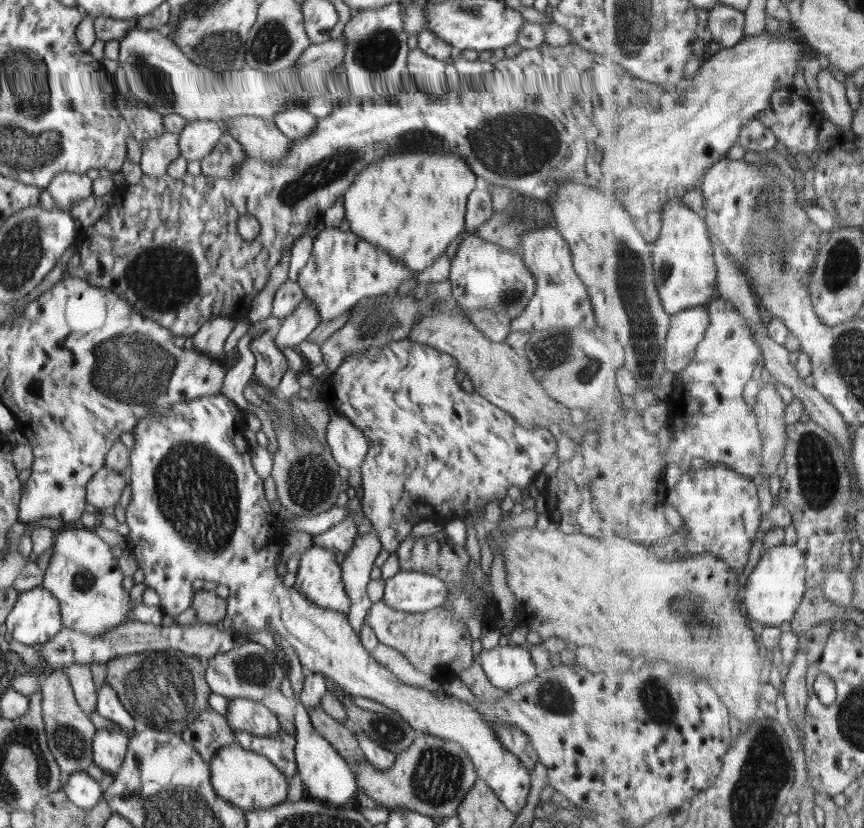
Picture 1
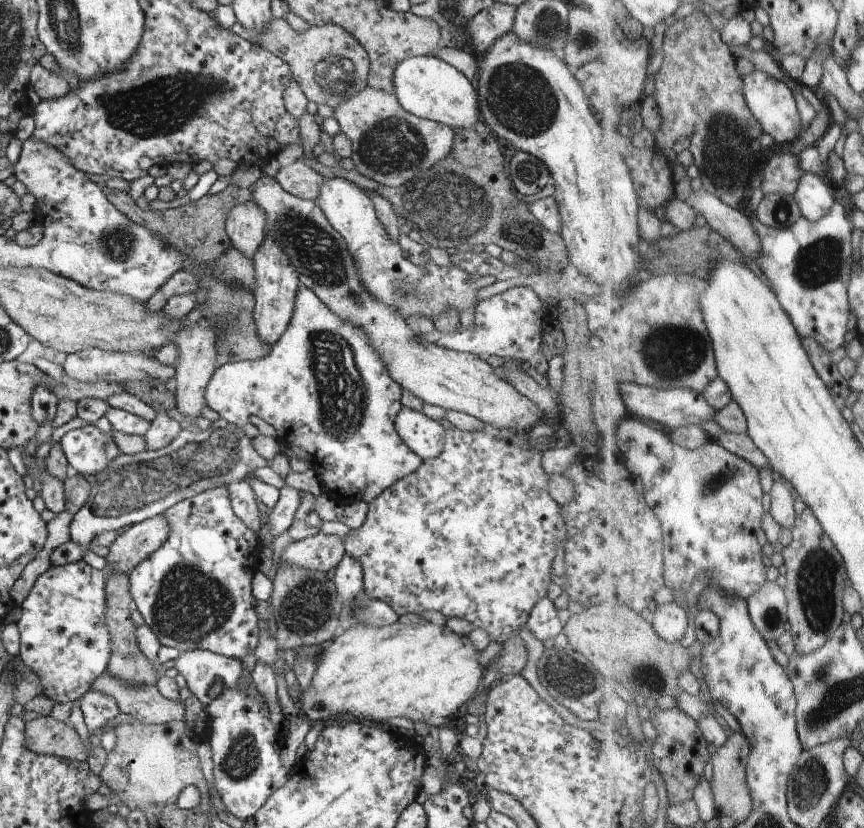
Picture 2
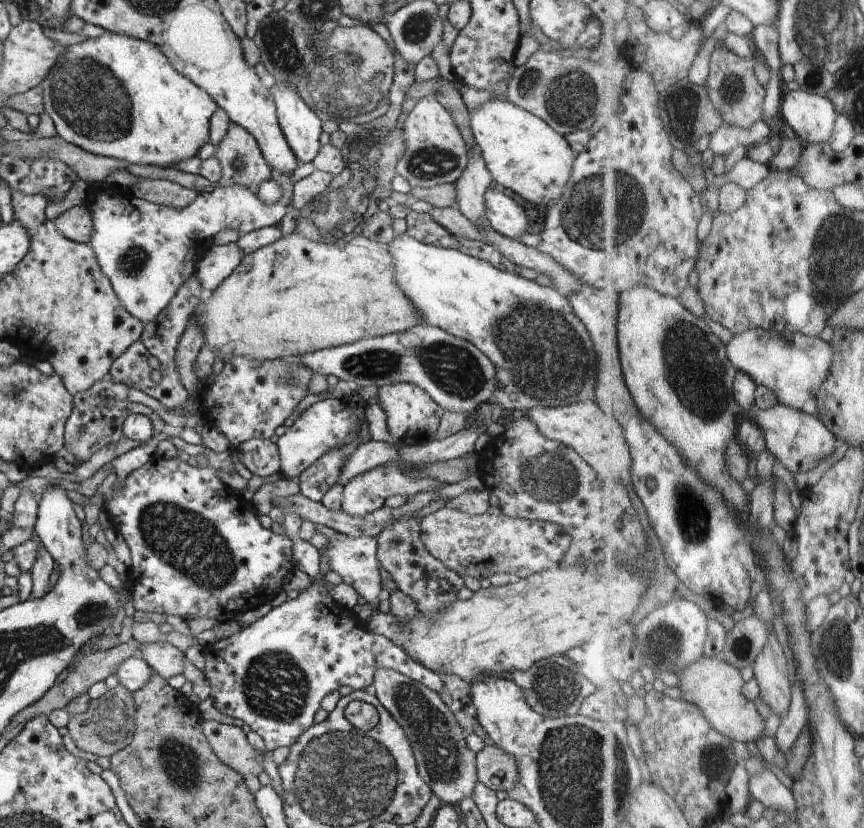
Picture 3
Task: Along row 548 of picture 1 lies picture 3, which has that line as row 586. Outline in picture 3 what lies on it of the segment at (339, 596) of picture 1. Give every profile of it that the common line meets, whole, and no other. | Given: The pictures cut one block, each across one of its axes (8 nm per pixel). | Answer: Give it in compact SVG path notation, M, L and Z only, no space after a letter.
M321 576L312 579L310 587L296 599L289 599L255 623L210 644L204 650L205 667L202 671L210 682L213 705L222 714L248 724L252 731L263 738L266 751L272 752L279 746L291 747L314 724L314 714L321 708L320 701L329 692L339 689L343 684L352 686L353 690L370 690L378 667L389 667L401 672L439 694L442 690L441 676L411 658L400 645L366 629L362 630L356 620L340 616L336 601L324 584L328 582Z

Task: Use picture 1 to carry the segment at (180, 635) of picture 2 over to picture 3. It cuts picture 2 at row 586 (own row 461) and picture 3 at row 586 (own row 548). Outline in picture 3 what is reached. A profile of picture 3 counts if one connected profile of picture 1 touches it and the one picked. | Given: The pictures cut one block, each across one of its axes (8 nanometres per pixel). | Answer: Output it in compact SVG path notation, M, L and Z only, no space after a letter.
M154 453L144 466L133 470L123 482L116 475L109 474L97 488L96 491L102 492L104 495L103 509L106 510L109 516L110 526L122 534L130 549L132 563L128 569L125 588L133 598L135 610L156 612L156 614L166 616L170 614L180 616L187 622L194 618L215 618L220 623L228 622L229 620L234 620L238 614L243 614L247 610L270 603L282 589L286 577L290 576L295 569L291 537L286 534L276 534L272 532L272 529L264 528L258 521L254 505L251 502L246 502L236 491L222 483L216 475L216 471L210 465L205 468L197 468L187 464L178 457L163 458Z

